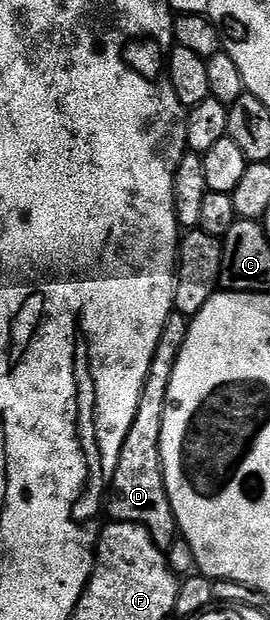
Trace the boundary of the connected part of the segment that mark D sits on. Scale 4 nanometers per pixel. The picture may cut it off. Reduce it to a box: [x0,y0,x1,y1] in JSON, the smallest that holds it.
[106,310,189,550]

